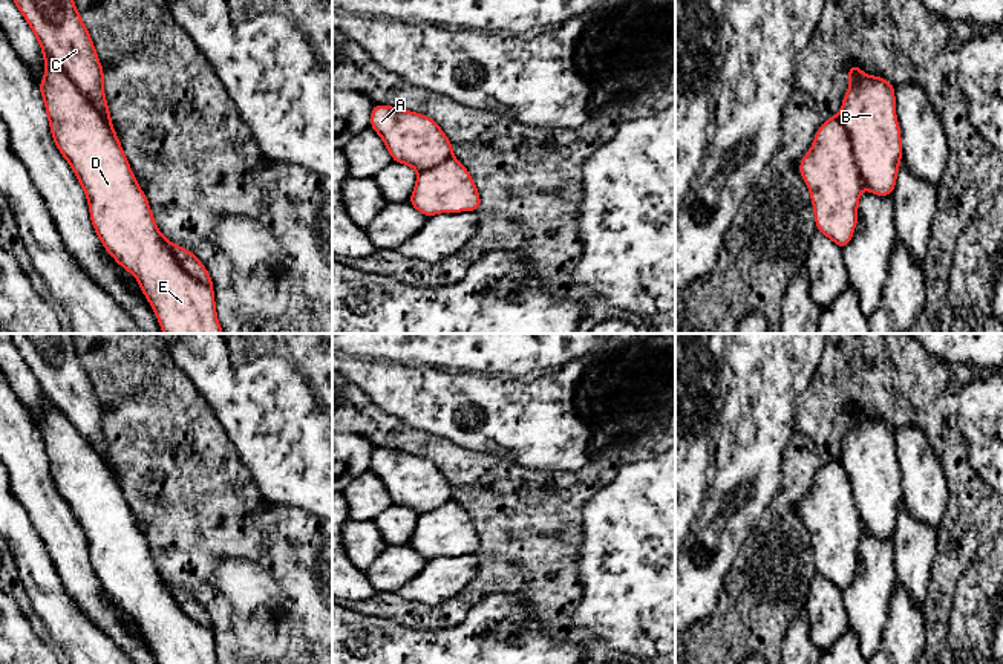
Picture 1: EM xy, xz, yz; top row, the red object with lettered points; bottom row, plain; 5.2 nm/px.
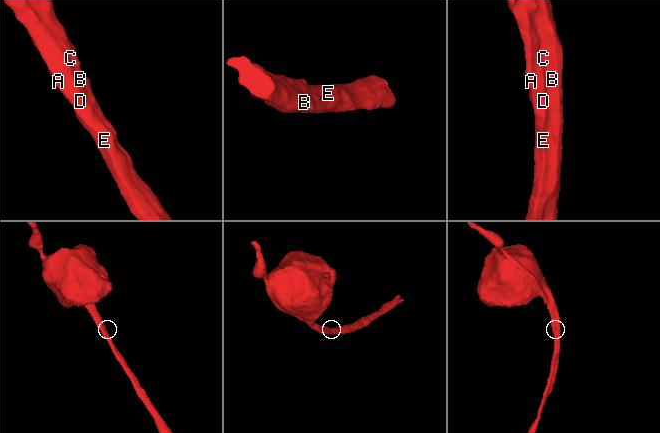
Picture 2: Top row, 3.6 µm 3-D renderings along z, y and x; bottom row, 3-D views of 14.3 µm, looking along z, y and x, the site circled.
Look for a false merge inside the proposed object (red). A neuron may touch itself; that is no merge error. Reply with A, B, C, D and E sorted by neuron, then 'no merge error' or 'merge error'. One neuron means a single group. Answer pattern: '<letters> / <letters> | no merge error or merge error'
A D E / B C | merge error

